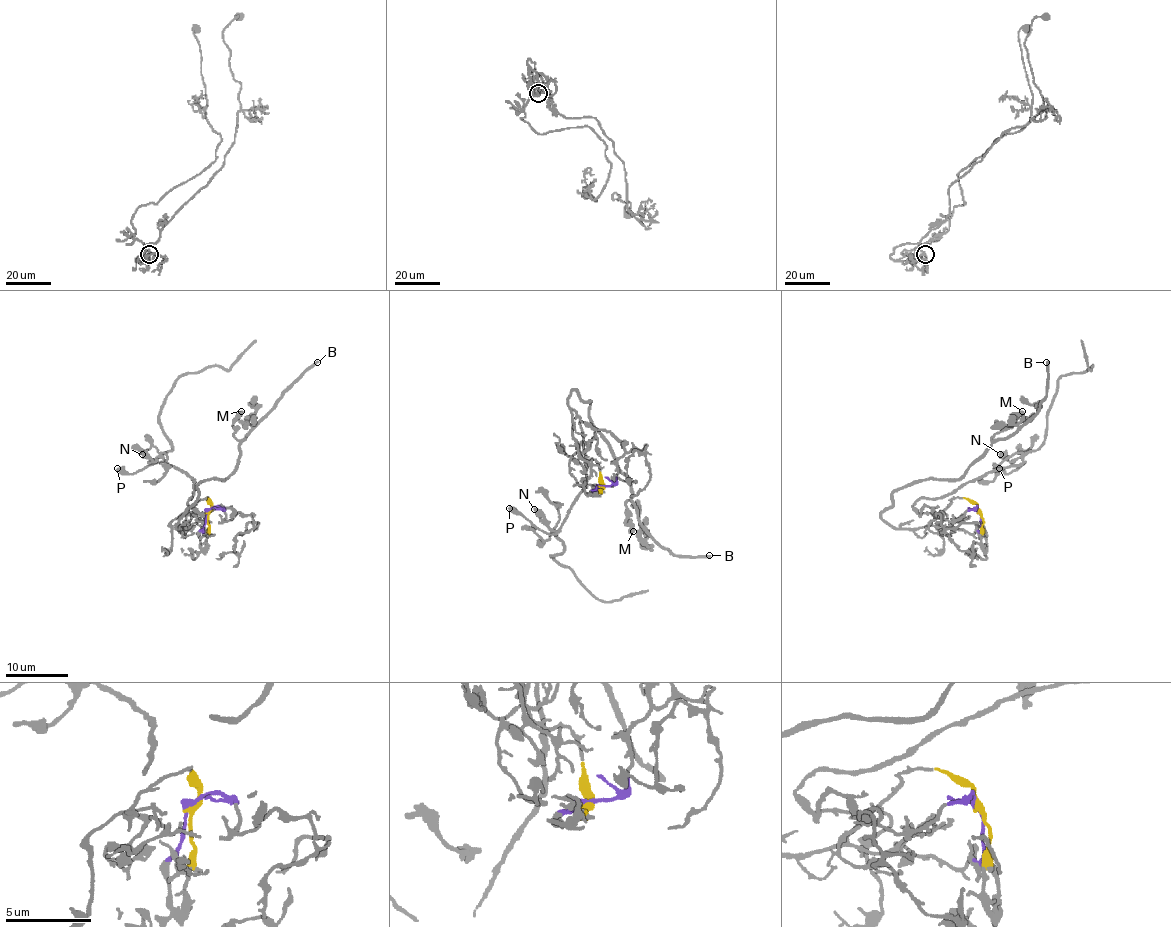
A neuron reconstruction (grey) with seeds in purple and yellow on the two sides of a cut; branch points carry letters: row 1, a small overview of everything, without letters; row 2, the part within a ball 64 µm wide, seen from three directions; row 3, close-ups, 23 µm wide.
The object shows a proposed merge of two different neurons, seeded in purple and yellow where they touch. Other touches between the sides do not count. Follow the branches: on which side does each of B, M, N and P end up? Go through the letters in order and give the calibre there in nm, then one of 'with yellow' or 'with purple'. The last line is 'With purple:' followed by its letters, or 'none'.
B: 240 nm | with yellow
M: 400 nm | with yellow
N: 480 nm | with purple
P: 550 nm | with purple
With purple: N, P

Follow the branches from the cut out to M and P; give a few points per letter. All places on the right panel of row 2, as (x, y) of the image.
M: (979, 510), (952, 498), (929, 524), (912, 529), (892, 527), (881, 516), (893, 491), (959, 479), (1021, 410)
P: (979, 510), (948, 521), (926, 506), (918, 513), (912, 506), (1024, 462), (1010, 473), (999, 468)

